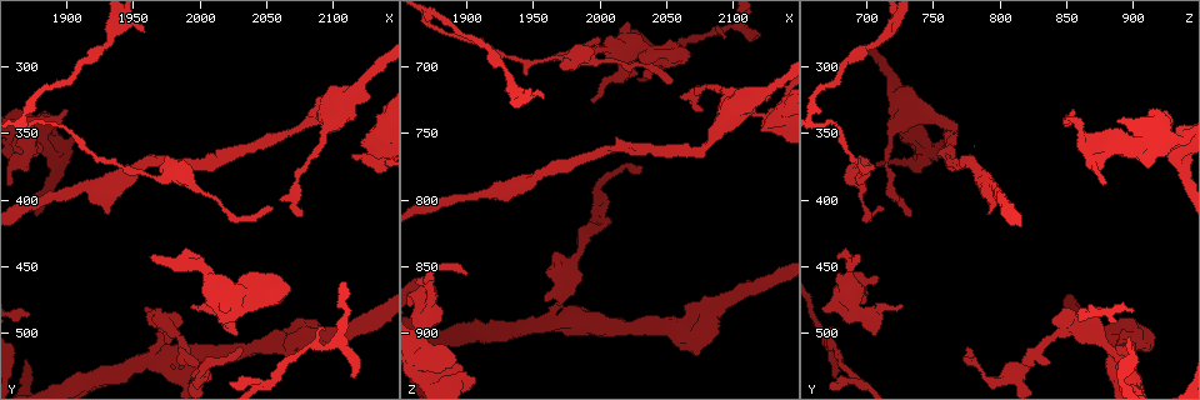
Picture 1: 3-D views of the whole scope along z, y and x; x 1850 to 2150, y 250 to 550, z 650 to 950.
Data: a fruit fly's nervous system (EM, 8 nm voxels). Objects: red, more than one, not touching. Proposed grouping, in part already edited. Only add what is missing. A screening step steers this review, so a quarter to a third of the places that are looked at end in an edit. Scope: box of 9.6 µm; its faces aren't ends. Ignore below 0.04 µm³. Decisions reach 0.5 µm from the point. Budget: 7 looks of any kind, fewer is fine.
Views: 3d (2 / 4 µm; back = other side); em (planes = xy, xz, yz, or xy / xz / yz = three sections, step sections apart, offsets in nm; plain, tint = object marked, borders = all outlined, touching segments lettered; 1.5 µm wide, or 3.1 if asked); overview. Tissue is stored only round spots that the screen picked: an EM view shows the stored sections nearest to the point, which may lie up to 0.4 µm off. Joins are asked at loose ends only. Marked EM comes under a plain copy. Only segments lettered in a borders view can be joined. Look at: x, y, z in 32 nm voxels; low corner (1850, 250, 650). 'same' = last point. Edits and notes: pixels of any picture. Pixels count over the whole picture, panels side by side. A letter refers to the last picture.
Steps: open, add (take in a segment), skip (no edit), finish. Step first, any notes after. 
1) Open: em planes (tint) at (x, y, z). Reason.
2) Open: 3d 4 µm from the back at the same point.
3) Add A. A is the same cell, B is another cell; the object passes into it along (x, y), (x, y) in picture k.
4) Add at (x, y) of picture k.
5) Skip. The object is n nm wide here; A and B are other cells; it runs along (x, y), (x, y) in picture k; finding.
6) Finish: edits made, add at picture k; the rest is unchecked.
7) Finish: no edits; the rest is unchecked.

Open: 3d 2 µm at (2116, 536, 676).

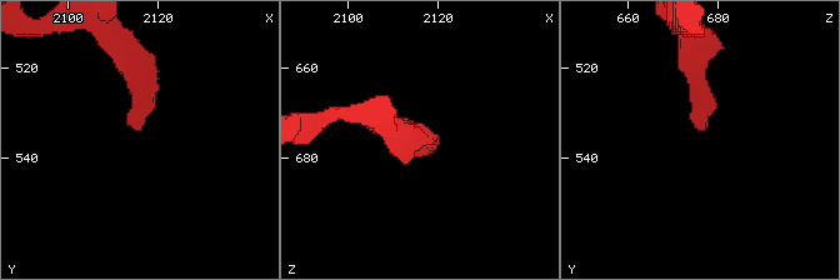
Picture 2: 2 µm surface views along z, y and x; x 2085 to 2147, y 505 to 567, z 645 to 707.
Open: em xy step 8 (tint) at (2115, 535, 677).

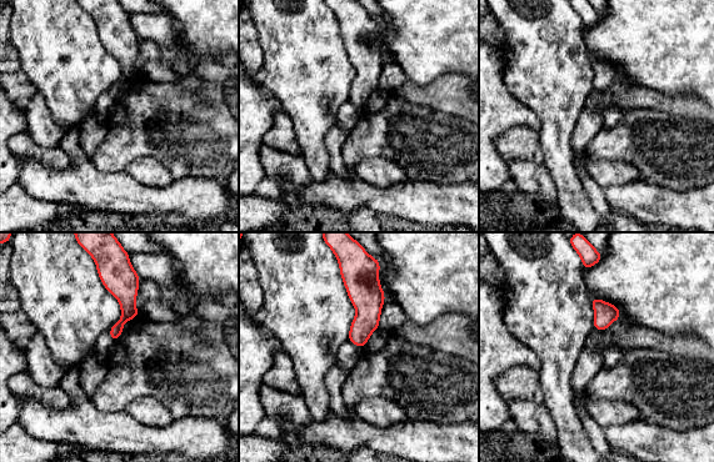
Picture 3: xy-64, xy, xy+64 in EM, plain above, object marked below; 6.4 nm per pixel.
Open: em planes (borders) at the same point.

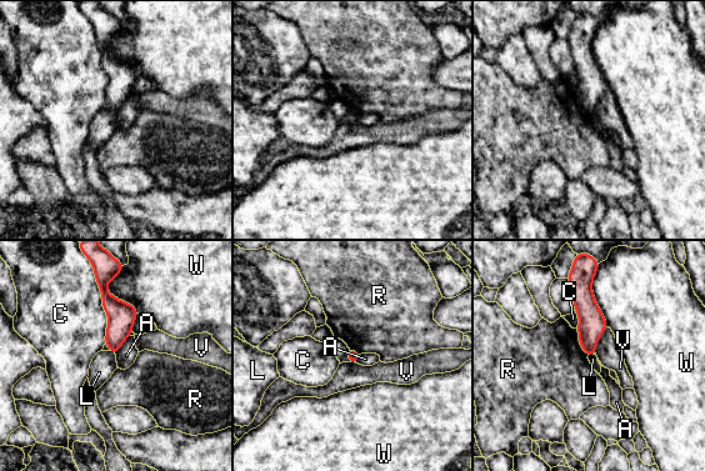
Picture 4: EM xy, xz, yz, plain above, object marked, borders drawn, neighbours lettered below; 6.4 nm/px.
Skip. The longest contact is with C, 460 nm; A, C, L, R, V and W are other cells; a border runs along (348, 349), (348, 359), (350, 361) in picture 4; none of them fits.

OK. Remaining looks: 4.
Open: em planes (borders) at (1958, 484, 870).

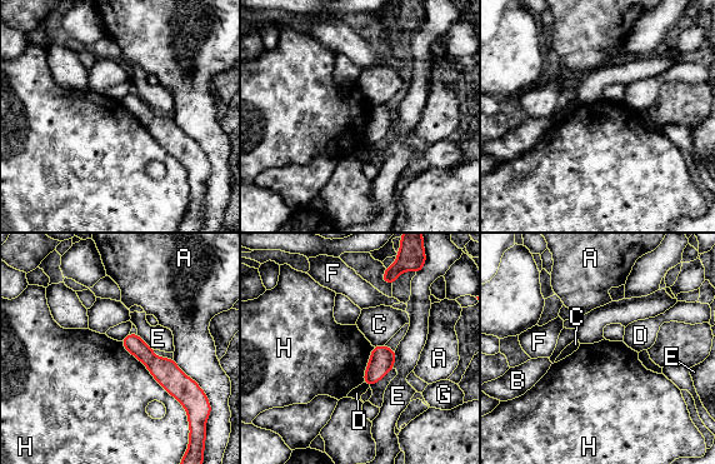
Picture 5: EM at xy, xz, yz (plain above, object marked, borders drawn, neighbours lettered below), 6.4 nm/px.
Skip. The longest contact is with H, 600 nm; A, B, C, D, E, F, G and H are other cells; a border runs along (120, 342), (185, 409) in picture 5; no lettered segment goes on from it.

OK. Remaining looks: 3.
Open: 3d 4 µm from the back at (1958, 274, 724). Tapers out.

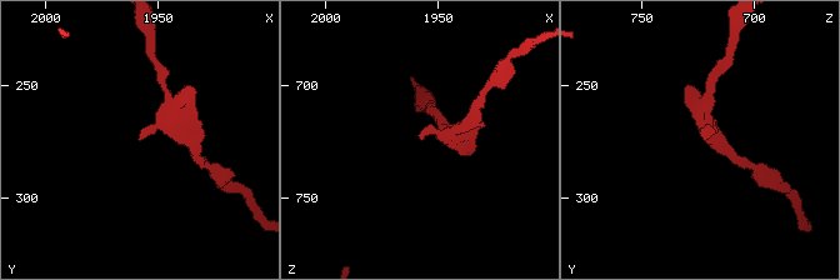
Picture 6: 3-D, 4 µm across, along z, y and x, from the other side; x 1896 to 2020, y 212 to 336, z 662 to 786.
Open: em yz step 8 (borders) at (1958, 274, 723). Need the tissue.

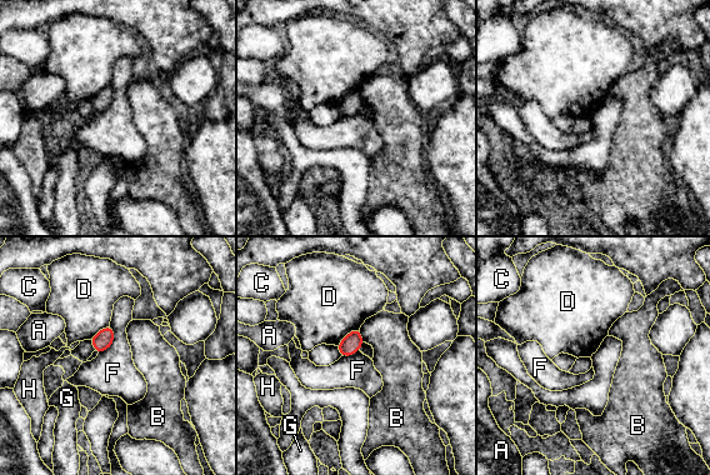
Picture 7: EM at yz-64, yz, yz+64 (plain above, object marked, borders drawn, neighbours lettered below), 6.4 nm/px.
Open: em planes (borders) at the same point.

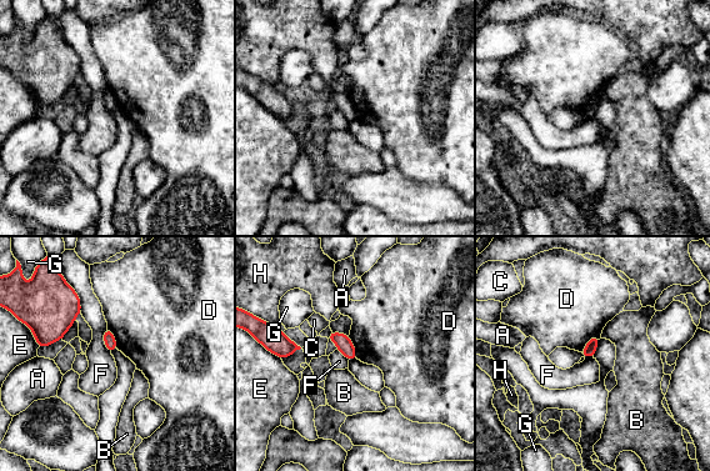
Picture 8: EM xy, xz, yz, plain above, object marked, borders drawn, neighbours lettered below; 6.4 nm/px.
Skip. The object is 80 nm wide here; the longest contact is with F, 200 nm; A, B, C, D, E, F, G and H are other cells; none of them fits.

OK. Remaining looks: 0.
Finish: no edits; the rest is unchecked.

